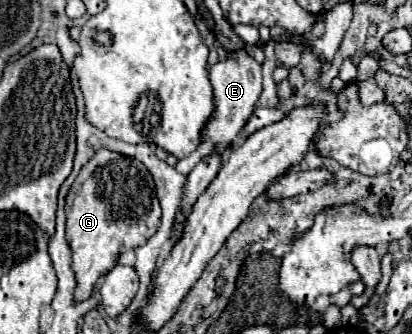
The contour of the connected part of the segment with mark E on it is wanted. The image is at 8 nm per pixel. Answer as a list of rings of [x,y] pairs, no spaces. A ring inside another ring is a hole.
[[[236,50],[230,52],[228,58],[224,62],[218,62],[210,68],[210,84],[214,90],[214,116],[212,120],[206,124],[204,130],[204,140],[200,144],[200,148],[196,152],[192,152],[188,158],[178,160],[178,164],[174,166],[180,174],[190,174],[192,168],[200,162],[202,156],[208,156],[212,152],[222,152],[228,146],[234,144],[234,140],[238,138],[238,132],[242,130],[242,126],[246,124],[246,120],[252,116],[260,93],[262,92],[262,66],[251,58],[244,50]],[[240,68],[240,70],[238,70]]]

